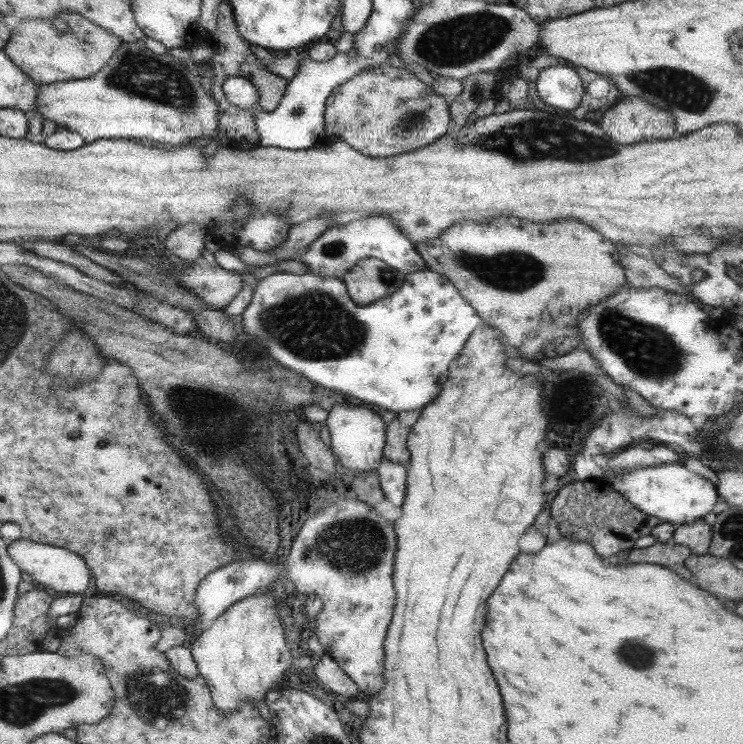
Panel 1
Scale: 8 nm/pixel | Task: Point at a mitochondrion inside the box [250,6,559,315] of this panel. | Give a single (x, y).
(458, 41)

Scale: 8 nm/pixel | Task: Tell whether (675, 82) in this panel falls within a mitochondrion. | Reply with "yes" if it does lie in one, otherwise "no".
yes

